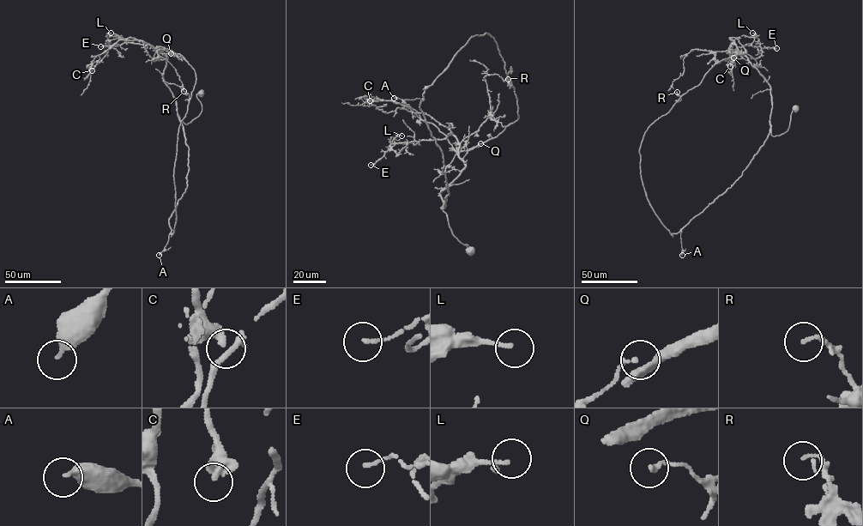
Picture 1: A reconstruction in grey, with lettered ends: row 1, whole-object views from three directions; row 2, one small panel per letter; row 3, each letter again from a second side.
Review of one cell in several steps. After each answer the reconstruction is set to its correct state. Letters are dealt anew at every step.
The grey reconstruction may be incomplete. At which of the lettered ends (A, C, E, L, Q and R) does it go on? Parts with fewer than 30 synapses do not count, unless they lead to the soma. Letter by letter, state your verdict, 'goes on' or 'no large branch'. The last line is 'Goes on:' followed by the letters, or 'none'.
A: no large branch
C: no large branch
E: no large branch
L: no large branch
Q: no large branch
R: no large branch
Goes on: none

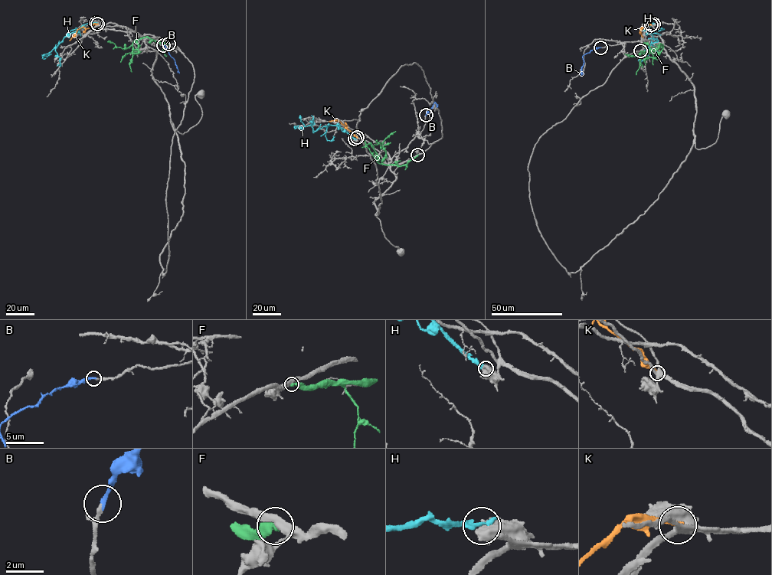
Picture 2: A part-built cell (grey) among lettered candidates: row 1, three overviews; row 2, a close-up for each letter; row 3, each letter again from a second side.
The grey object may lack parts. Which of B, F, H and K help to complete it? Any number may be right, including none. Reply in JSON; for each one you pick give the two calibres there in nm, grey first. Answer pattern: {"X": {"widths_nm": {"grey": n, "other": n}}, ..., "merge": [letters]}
{"B": {"widths_nm": {"grey": 140, "other": 240}}, "merge": ["B"]}

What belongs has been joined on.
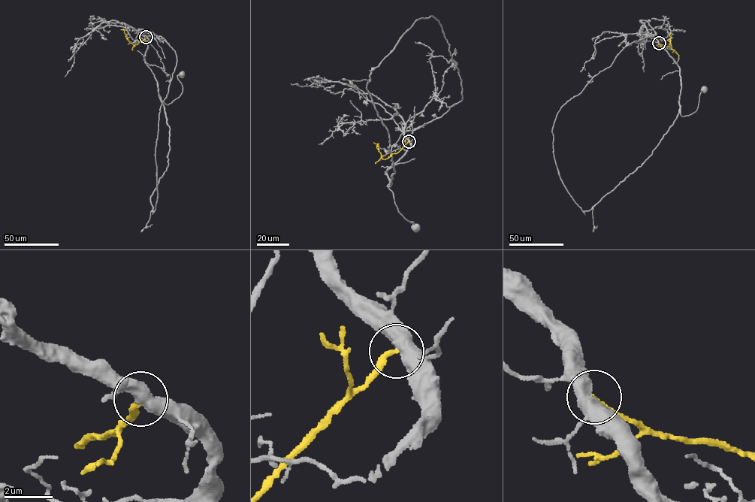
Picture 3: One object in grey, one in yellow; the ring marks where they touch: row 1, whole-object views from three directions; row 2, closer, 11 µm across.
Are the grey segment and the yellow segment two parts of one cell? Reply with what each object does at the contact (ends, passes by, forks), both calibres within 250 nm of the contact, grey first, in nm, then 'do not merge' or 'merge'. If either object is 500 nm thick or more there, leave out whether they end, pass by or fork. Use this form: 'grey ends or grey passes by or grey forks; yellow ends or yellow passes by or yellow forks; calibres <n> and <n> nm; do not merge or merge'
calibres 550 and 240 nm; do not merge

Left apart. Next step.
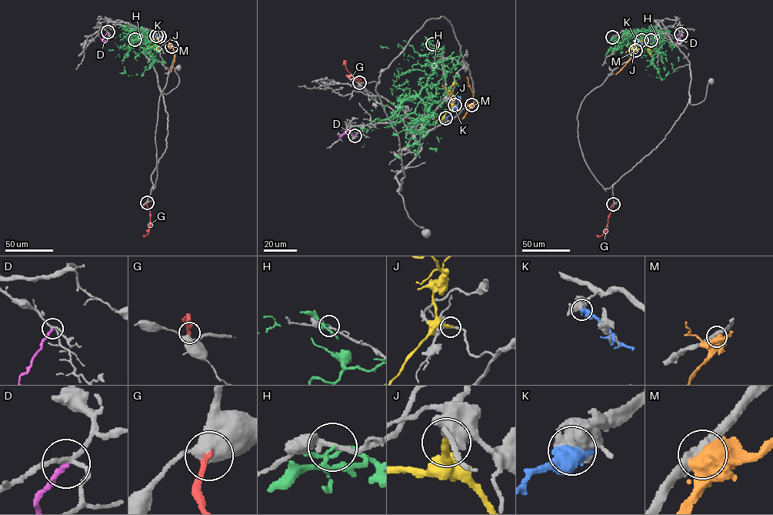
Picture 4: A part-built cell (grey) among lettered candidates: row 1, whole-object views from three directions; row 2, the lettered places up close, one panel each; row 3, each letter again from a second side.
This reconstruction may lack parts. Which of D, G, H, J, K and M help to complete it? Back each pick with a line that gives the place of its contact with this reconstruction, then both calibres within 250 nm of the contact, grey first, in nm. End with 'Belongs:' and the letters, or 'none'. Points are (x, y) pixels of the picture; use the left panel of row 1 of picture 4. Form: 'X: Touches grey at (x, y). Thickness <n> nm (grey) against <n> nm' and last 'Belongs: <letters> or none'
G: Touches grey at (147, 202). Thickness 480 nm (grey) against 200 nm
Belongs: G

